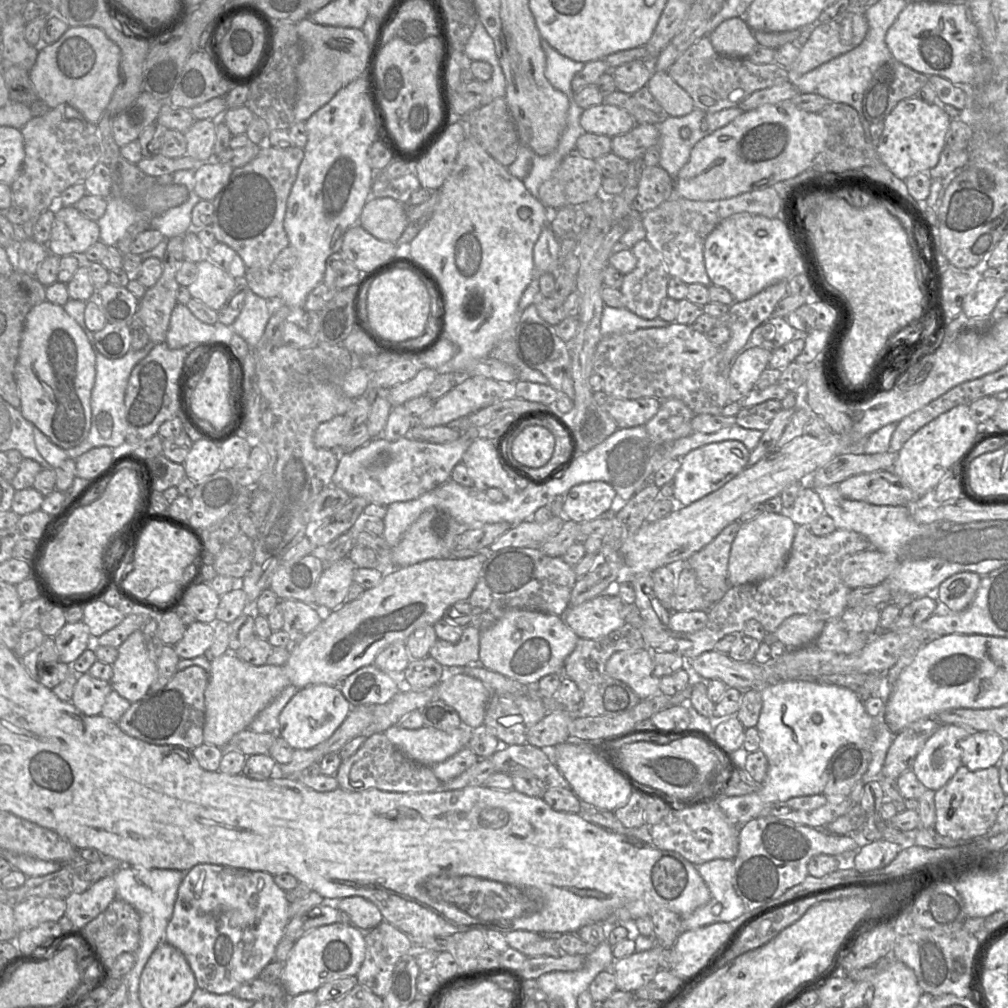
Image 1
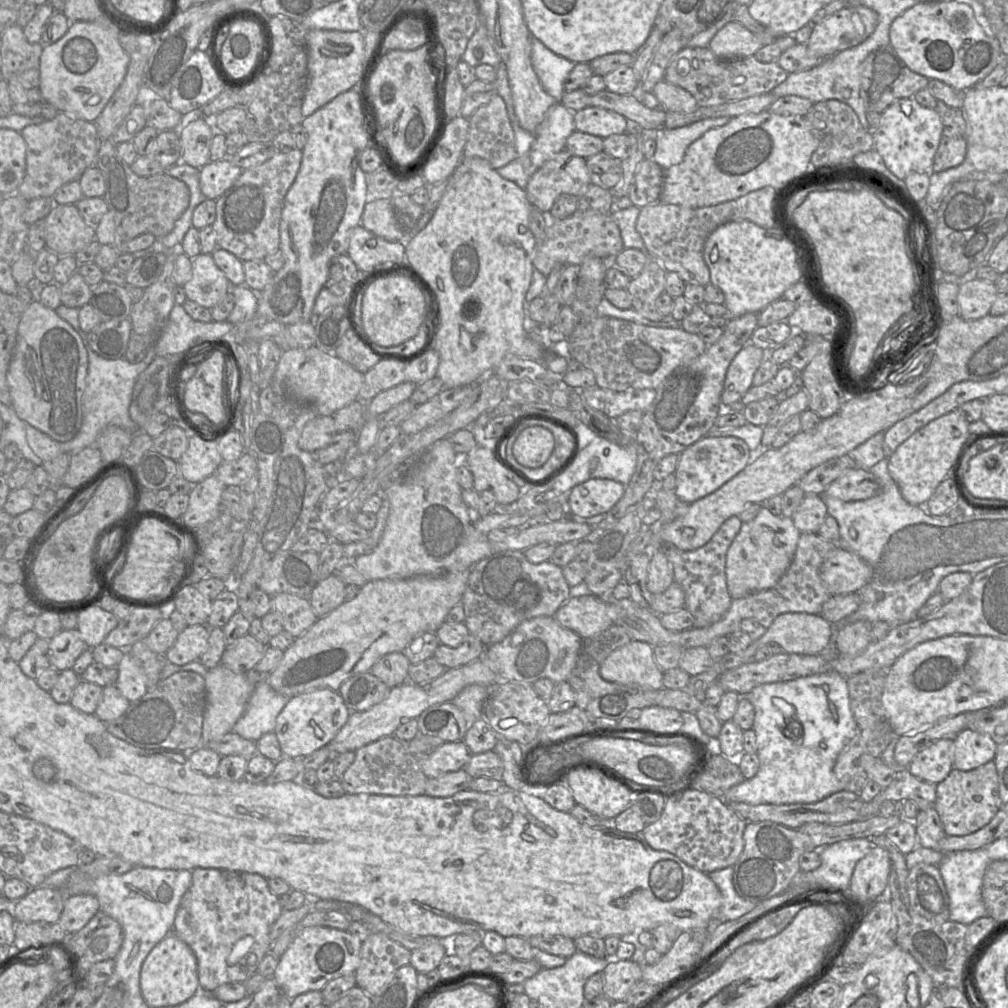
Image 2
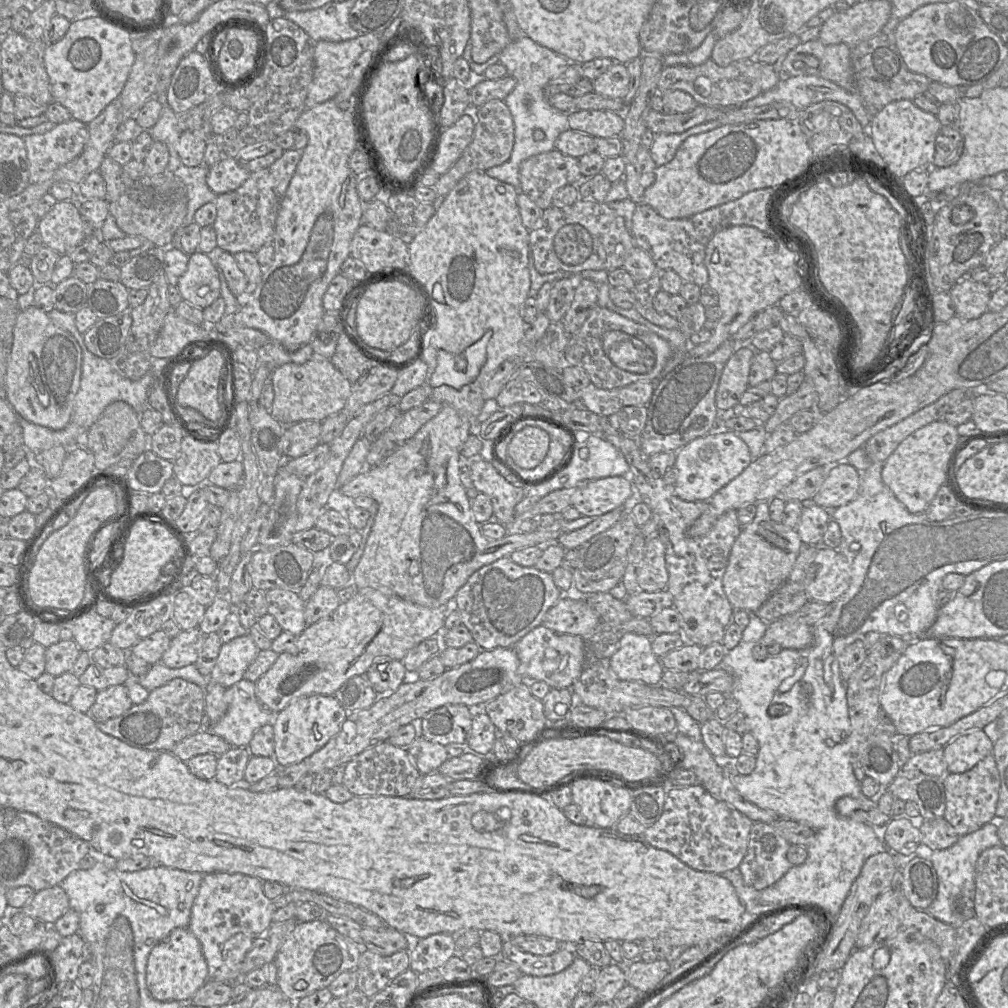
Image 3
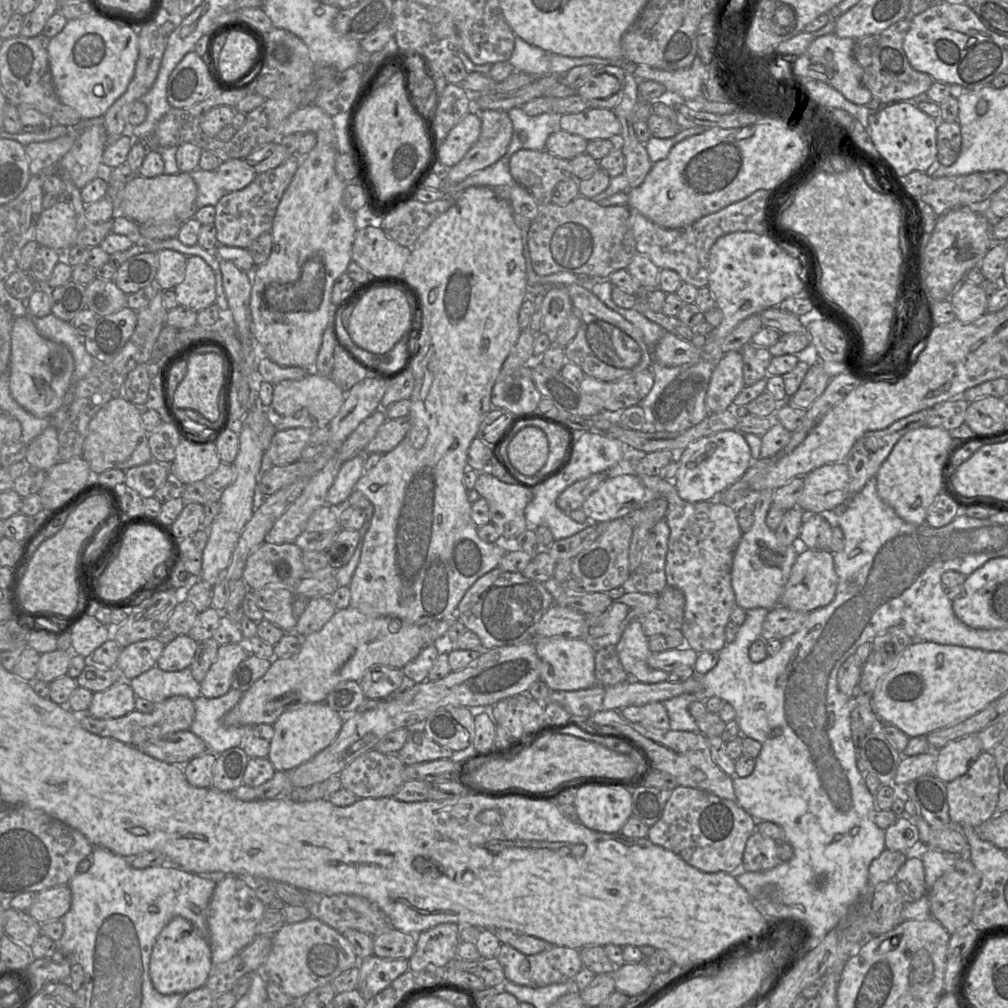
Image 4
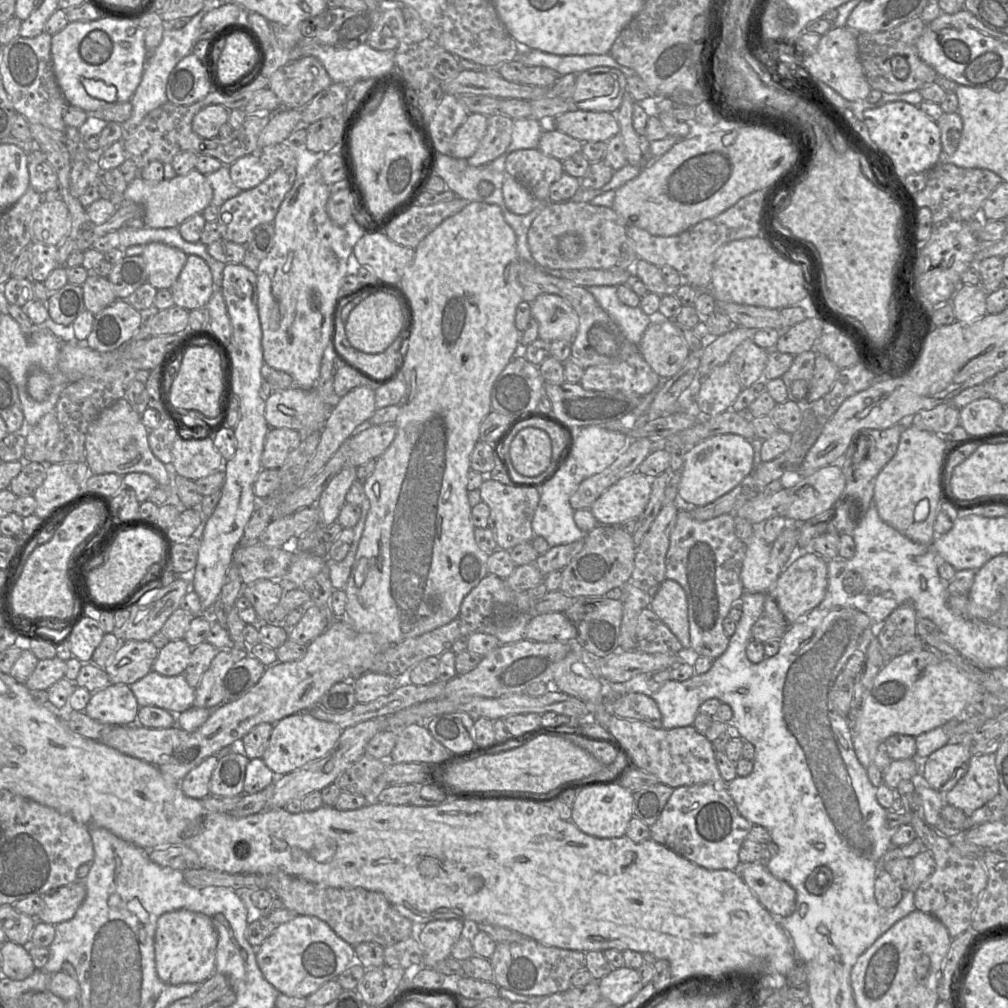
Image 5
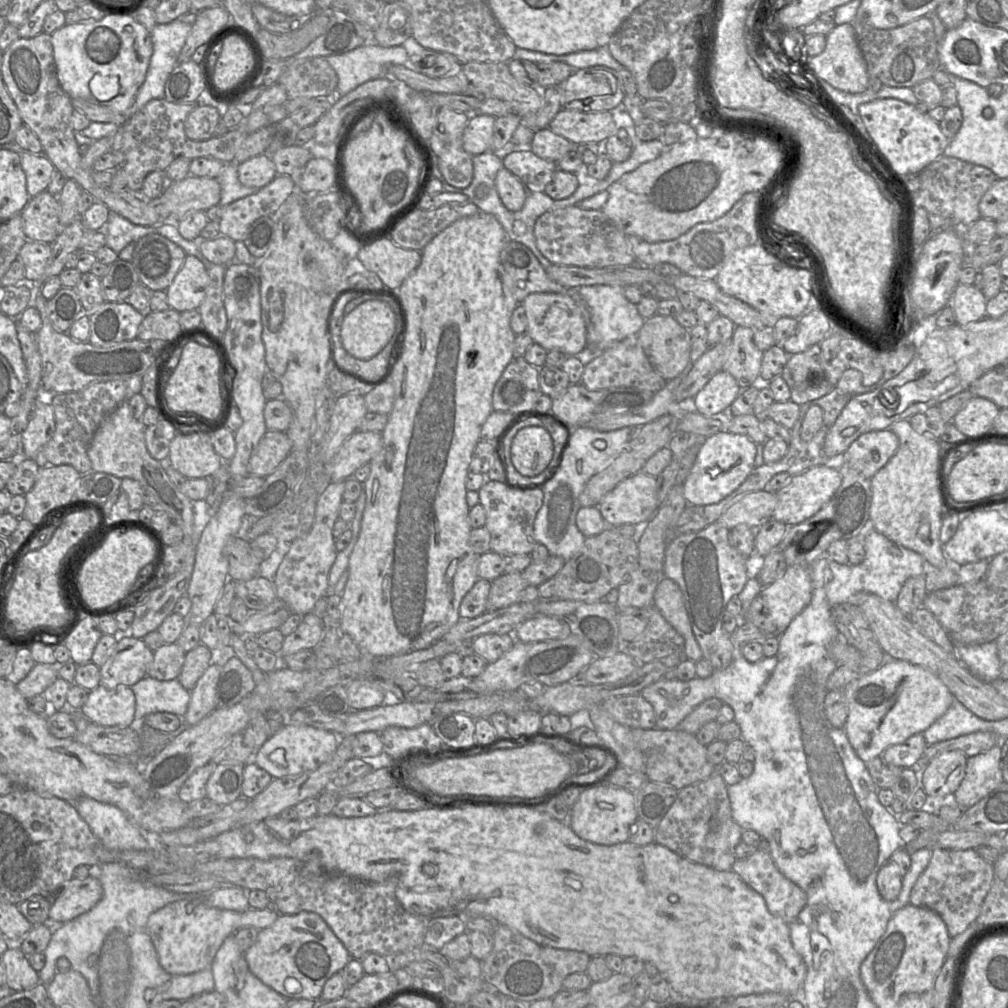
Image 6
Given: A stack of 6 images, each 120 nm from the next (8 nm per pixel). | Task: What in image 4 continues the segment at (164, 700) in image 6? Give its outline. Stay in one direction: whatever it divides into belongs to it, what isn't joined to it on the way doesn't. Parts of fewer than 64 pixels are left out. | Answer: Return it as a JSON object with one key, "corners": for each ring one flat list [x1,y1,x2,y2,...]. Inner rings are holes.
{"corners":[[155,666,129,681,136,697,152,703,162,702,173,696,195,700,201,696,201,683,197,682,190,668,168,672]]}

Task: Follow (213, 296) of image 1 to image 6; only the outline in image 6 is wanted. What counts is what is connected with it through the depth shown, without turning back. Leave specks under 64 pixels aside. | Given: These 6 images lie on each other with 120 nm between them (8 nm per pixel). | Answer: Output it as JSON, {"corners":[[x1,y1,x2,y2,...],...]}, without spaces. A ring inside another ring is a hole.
{"corners":[[186,255,183,265,166,289,169,306,177,312,197,310,206,295,207,265,193,255]]}

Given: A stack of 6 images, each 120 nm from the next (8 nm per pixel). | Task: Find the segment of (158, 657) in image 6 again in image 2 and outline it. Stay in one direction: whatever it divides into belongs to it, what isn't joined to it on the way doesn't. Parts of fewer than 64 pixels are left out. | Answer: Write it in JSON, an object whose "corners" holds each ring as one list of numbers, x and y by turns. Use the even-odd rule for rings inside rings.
{"corners":[[206,624,188,625,178,633,174,644,165,653,165,659,177,665,199,660,207,648,209,631]]}

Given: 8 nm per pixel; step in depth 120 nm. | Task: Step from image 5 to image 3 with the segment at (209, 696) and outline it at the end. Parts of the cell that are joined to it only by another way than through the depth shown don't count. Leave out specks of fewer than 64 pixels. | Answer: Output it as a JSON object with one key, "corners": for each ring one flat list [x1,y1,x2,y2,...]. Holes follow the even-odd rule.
{"corners":[[249,633,236,637,227,643,223,643,216,659,215,665,209,675,209,680,229,688,243,678,246,668,256,658,259,648,254,643]]}

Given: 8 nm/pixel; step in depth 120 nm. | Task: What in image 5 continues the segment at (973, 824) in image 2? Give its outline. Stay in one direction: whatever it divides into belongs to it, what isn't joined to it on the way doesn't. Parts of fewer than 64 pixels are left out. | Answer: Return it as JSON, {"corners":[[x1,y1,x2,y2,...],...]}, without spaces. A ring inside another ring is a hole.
{"corners":[[996,753,972,755,966,774,947,793,947,804,970,816,999,794]]}

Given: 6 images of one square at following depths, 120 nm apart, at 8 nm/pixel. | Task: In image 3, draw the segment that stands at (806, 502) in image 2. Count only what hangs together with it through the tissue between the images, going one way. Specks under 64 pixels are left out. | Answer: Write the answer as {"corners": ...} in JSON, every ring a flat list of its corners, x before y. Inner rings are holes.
{"corners":[[808,503,802,512,796,531,805,545,819,545,823,539,831,512,823,507]]}

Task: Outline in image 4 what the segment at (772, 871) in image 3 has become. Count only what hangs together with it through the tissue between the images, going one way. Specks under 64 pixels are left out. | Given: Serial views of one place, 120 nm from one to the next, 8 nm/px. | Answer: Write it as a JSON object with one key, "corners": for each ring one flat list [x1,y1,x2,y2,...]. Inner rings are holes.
{"corners":[[754,831,748,838,743,853,741,869,747,872,764,872,778,866,781,862,777,855,777,843,770,837]]}

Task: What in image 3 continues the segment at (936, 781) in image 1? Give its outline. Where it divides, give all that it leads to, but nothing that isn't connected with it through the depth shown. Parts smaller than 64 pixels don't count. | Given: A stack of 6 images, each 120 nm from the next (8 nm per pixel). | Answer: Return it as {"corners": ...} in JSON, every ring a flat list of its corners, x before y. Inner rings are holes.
{"corners":[[943,748,912,754,902,765,900,776,914,778,919,775,944,777,948,773]]}

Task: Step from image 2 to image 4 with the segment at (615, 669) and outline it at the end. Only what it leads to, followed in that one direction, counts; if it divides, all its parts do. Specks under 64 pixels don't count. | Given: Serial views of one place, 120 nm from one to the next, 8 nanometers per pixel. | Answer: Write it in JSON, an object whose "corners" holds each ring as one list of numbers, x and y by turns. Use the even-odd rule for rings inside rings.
{"corners":[[640,620,631,621,616,645,619,660,633,680,642,683,668,681,669,673,653,669,648,665,648,657,651,654,648,640,649,638,644,634]]}

